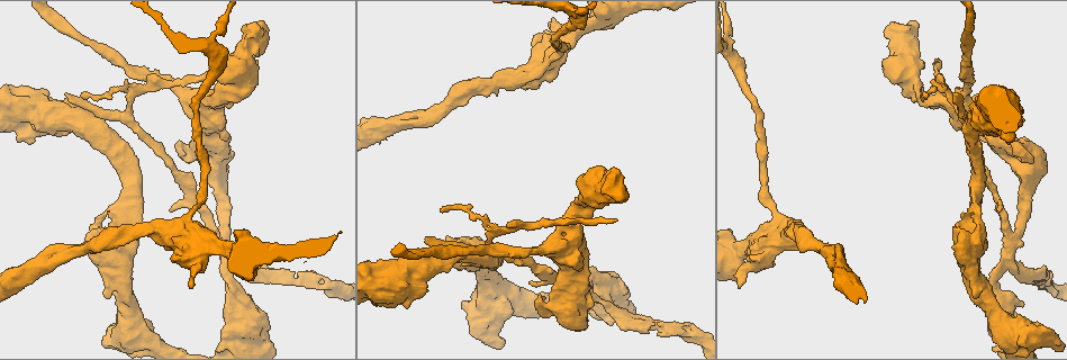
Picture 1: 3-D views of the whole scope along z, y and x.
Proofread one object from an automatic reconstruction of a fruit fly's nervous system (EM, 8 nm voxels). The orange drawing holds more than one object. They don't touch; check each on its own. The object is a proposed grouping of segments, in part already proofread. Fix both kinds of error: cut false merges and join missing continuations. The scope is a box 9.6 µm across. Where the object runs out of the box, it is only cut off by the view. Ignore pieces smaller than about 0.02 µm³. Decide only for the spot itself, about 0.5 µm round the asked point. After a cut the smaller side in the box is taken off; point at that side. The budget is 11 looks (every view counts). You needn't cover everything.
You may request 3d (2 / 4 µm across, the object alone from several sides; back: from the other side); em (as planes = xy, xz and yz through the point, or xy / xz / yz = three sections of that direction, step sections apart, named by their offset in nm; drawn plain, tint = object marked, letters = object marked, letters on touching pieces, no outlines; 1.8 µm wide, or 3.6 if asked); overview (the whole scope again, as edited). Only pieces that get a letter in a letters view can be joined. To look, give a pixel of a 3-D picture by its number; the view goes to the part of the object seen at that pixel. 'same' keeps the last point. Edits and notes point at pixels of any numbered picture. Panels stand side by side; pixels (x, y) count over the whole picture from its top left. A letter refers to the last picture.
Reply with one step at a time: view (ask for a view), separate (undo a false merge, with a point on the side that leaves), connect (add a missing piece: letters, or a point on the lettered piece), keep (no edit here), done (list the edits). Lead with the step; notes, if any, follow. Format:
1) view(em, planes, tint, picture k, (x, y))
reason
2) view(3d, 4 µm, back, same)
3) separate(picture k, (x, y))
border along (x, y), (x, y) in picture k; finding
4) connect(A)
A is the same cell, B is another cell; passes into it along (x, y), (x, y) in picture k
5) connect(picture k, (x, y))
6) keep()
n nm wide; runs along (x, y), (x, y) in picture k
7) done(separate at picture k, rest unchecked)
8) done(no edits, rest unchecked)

view(em, planes, plain, picture 1, (532, 283))
free end

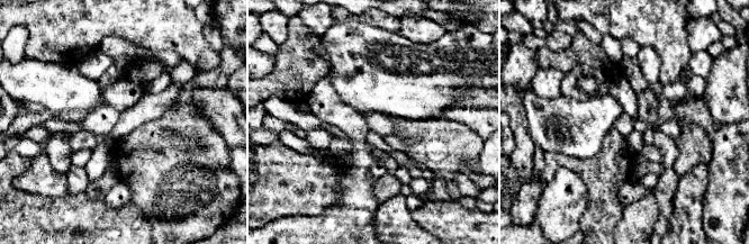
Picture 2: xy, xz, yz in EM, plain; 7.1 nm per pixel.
view(em, planes, tint, same)
with the object marked

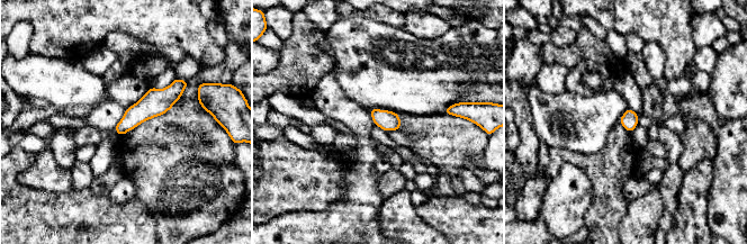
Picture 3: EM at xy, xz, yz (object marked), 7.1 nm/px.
view(em, planes, letters, same)

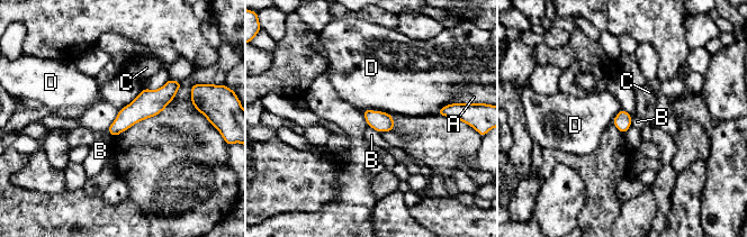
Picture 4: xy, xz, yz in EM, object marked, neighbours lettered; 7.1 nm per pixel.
keep()
A, B, C and D are other cells; runs along (177, 85), (133, 112), (114, 133) in picture 4; none of them fits

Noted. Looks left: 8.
view(3d, 4 µm, picture 1, (203, 248))
thick turns thin

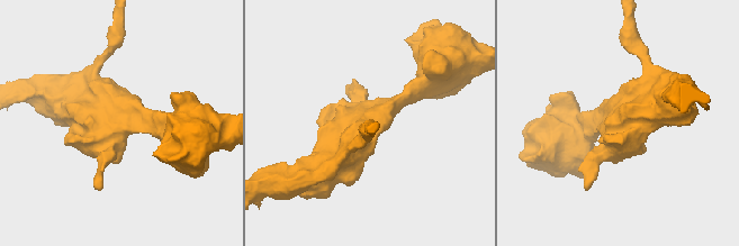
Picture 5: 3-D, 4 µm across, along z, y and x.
view(em, 3.6 µm, planes, letters, picture 5, (117, 119))

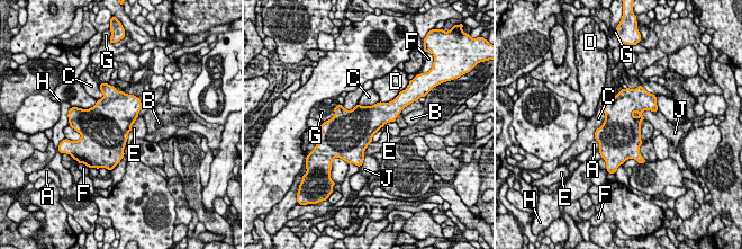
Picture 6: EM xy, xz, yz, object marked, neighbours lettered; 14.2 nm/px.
keep()
A, B, C, D, E, F, G, H and J are other cells; border along (138, 116), (130, 130) in picture 6; all the same neuron

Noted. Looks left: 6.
view(3d, 4 µm, picture 1, (254, 324))
thick turns thin

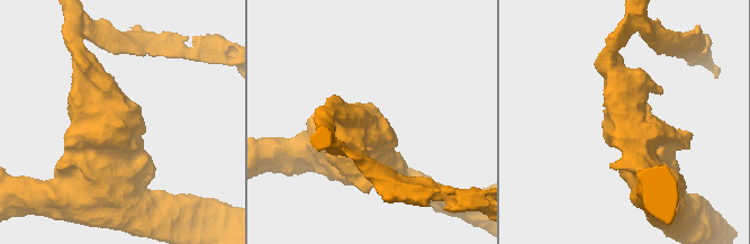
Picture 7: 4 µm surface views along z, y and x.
view(em, 3.6 µm, xy, step 8, tint, picture 7, (121, 120))

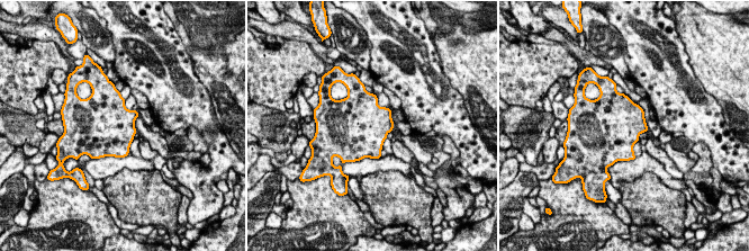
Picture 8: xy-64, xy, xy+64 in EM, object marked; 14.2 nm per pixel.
view(em, 3.6 µm, planes, letters, same)
another direction

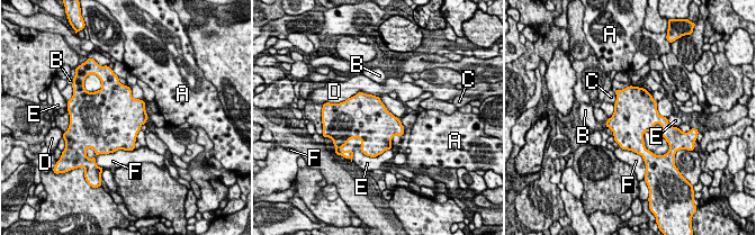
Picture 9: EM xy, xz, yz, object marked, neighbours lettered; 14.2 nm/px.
keep()
A, B, C, D, E and F are other cells; border along (613, 90), (615, 95), (614, 104) in picture 9; one neuron here

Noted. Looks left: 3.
view(em, xz, step 4, tint, picture 1, (224, 263))

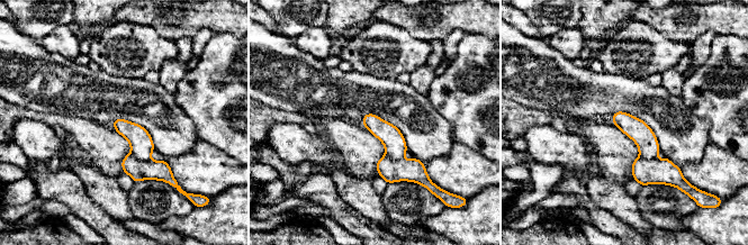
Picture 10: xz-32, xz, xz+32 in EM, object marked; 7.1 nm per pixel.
view(em, planes, letters, same)
another direction

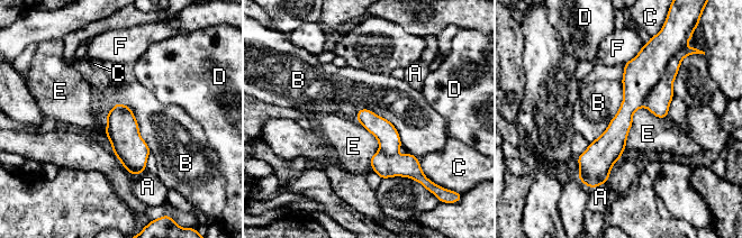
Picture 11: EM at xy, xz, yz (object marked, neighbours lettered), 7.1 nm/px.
separate(picture 11, (659, 99))
A, B, C, D, E and F are other cells; border along (670, 60), (644, 106) in picture 11; two neurons meet here

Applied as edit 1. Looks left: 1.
done(separate at picture 11, rest unchecked)

